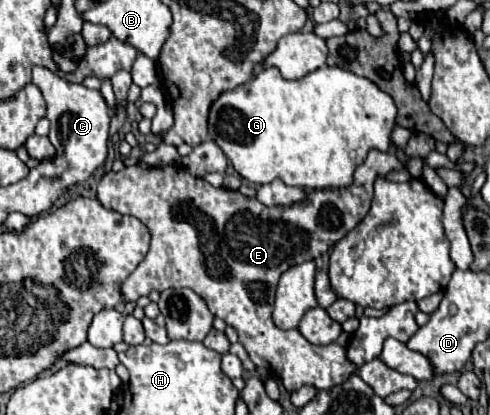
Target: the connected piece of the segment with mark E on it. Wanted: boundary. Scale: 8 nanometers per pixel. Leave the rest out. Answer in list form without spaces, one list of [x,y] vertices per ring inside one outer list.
[[[371,151],[367,159],[357,167],[355,181],[351,187],[343,189],[313,189],[309,191],[307,199],[289,207],[265,207],[257,199],[249,199],[241,195],[239,191],[229,189],[217,189],[209,185],[205,179],[195,179],[189,175],[183,167],[167,165],[167,167],[127,167],[119,173],[109,171],[103,175],[97,197],[99,201],[113,211],[119,211],[123,215],[131,215],[139,219],[151,233],[151,249],[145,255],[145,259],[137,265],[137,269],[125,279],[121,291],[127,301],[137,301],[141,295],[149,295],[149,291],[157,289],[169,289],[169,287],[189,287],[193,289],[209,307],[209,311],[223,319],[227,325],[235,327],[239,341],[249,353],[249,359],[257,367],[265,367],[267,371],[275,373],[287,391],[295,391],[303,385],[313,385],[317,389],[331,389],[339,383],[343,383],[351,373],[357,373],[365,383],[373,387],[373,391],[379,397],[387,397],[401,389],[415,389],[417,381],[411,375],[403,375],[391,367],[387,367],[381,359],[373,359],[371,363],[365,363],[363,367],[353,367],[345,357],[345,347],[337,343],[329,345],[313,345],[309,343],[299,331],[283,331],[277,329],[271,311],[273,311],[273,299],[275,289],[281,273],[285,273],[289,267],[305,263],[309,259],[317,259],[323,253],[327,253],[333,243],[343,239],[365,215],[367,215],[373,198],[373,183],[377,177],[387,175],[395,169],[403,169],[403,163],[391,155],[381,151]]]

